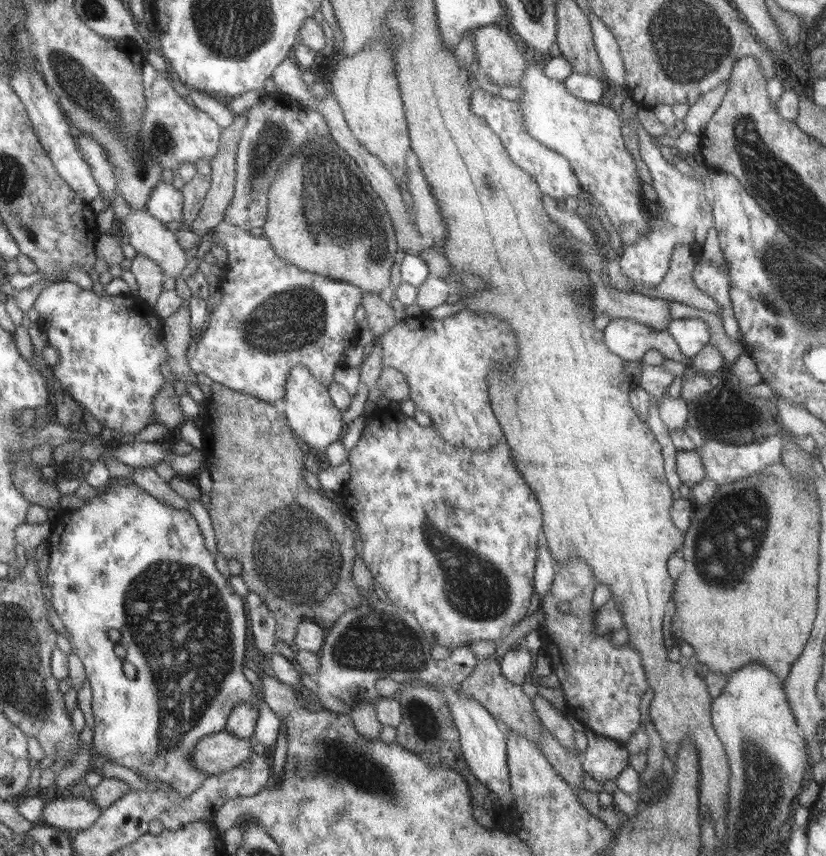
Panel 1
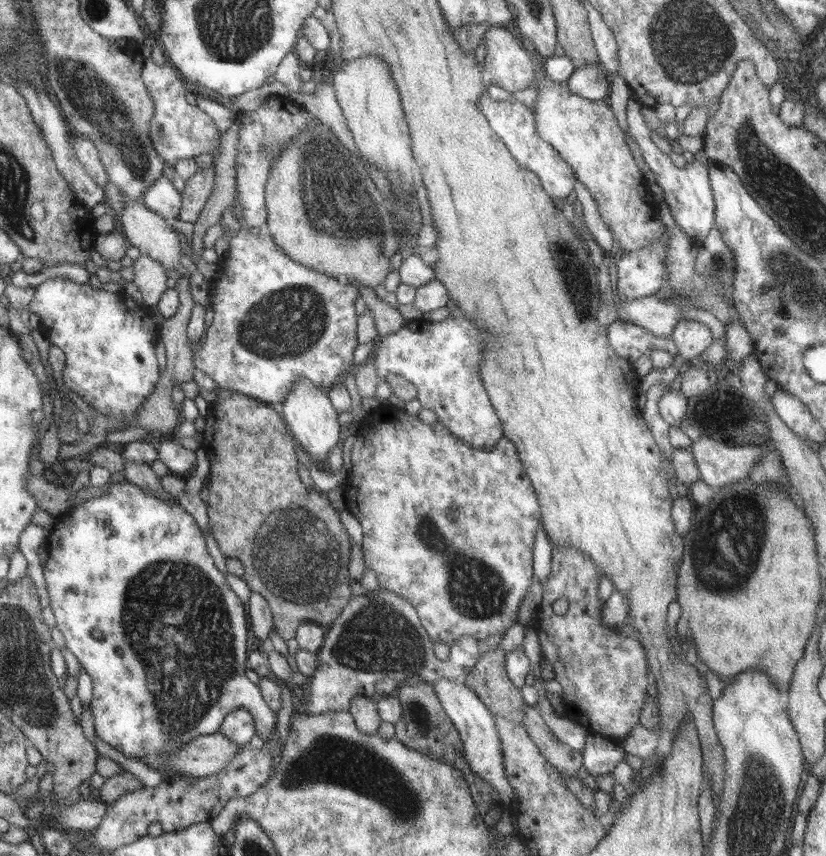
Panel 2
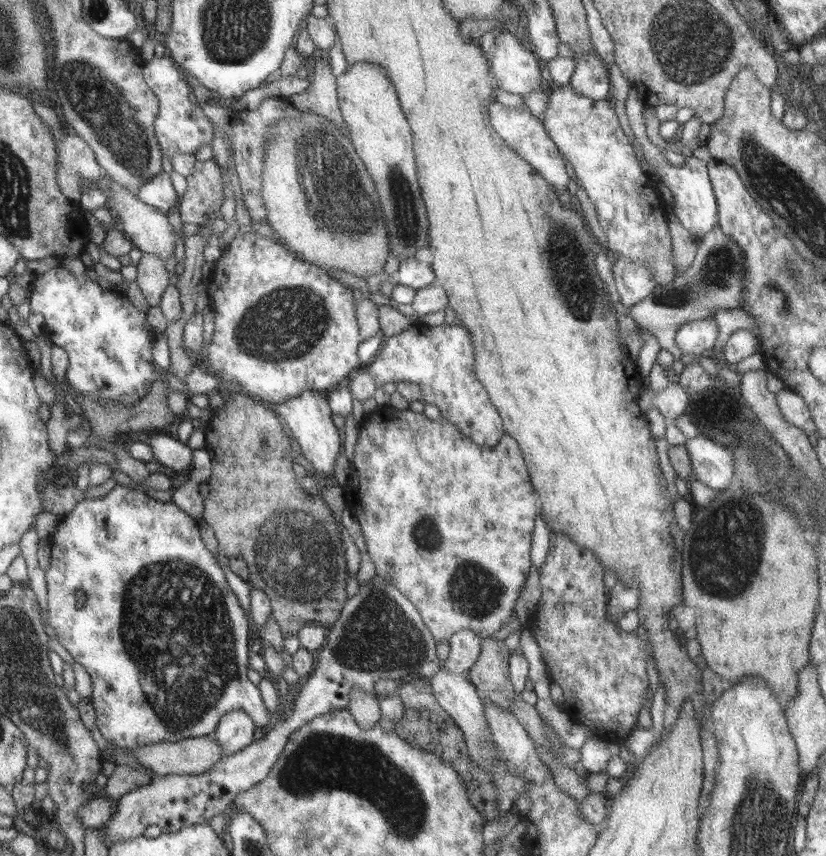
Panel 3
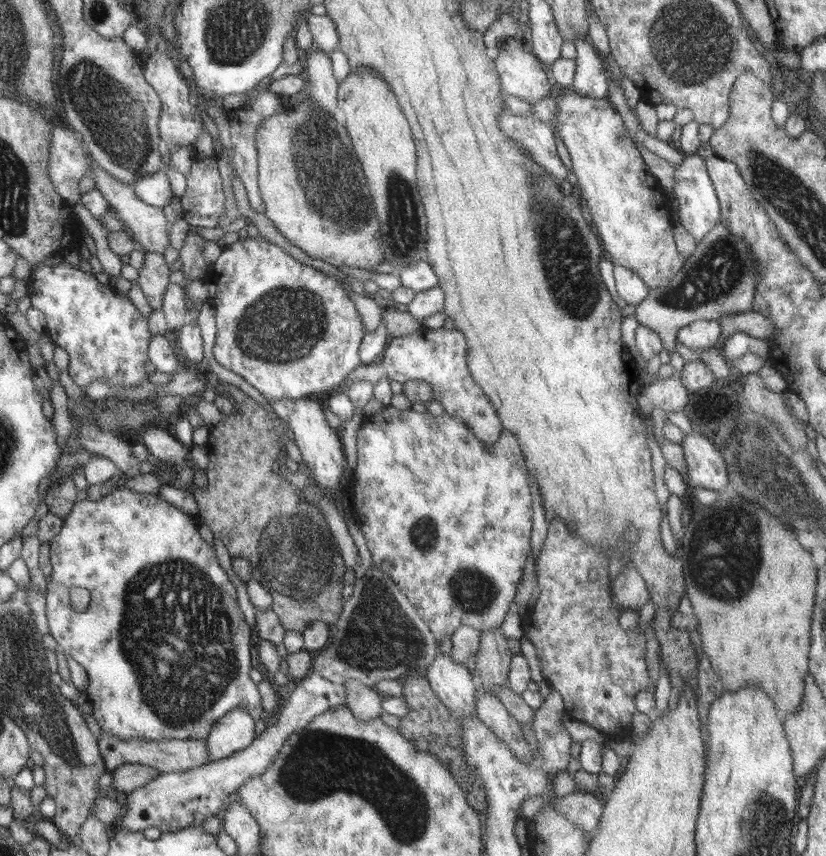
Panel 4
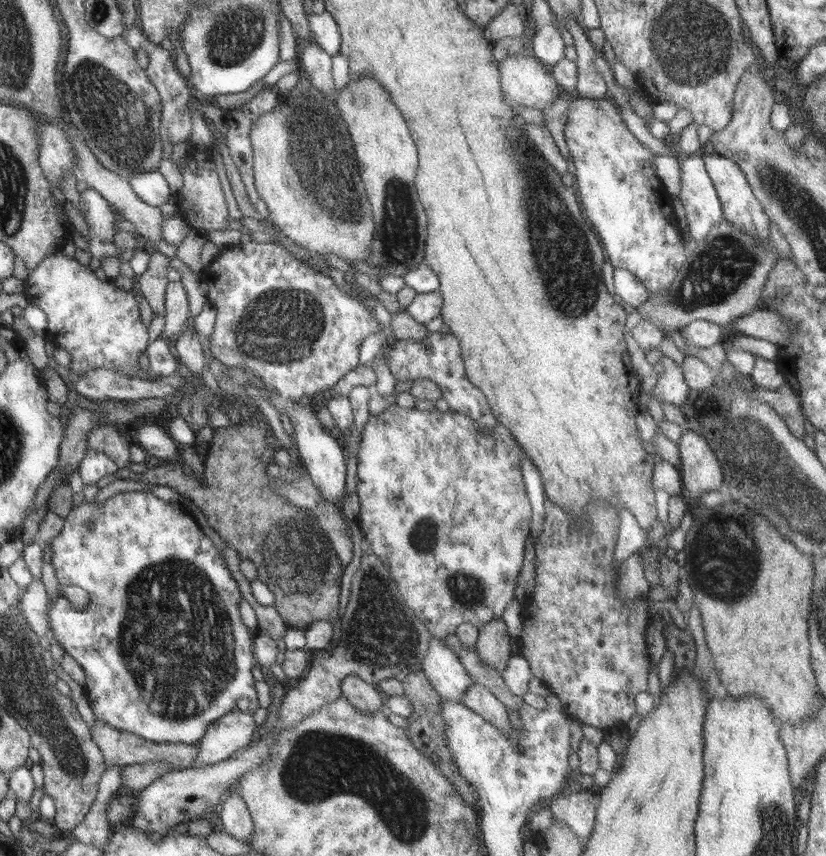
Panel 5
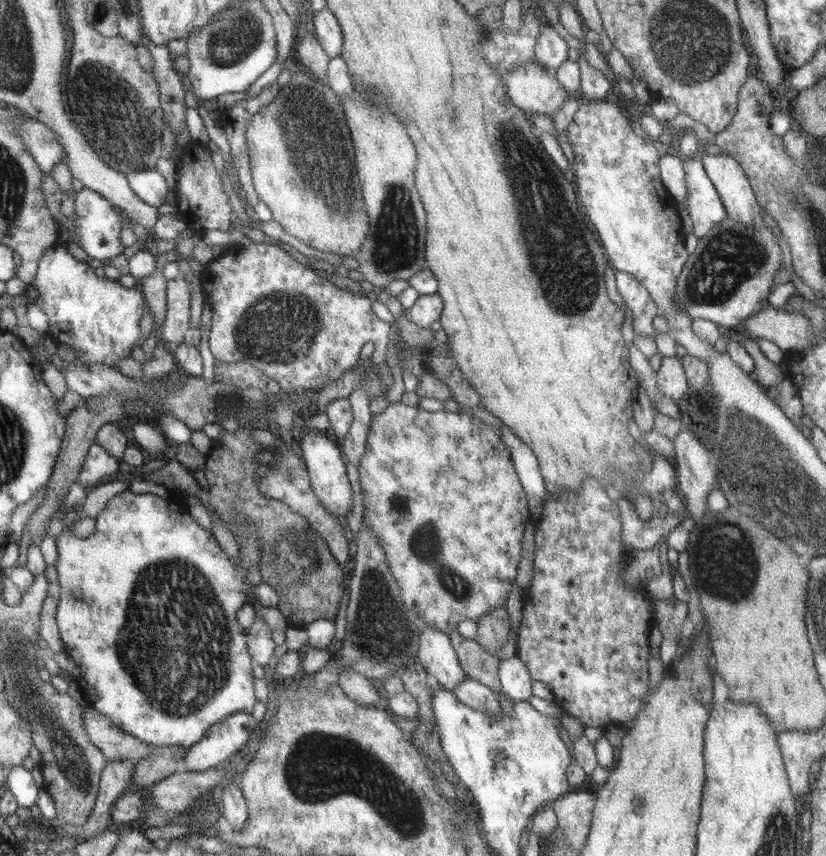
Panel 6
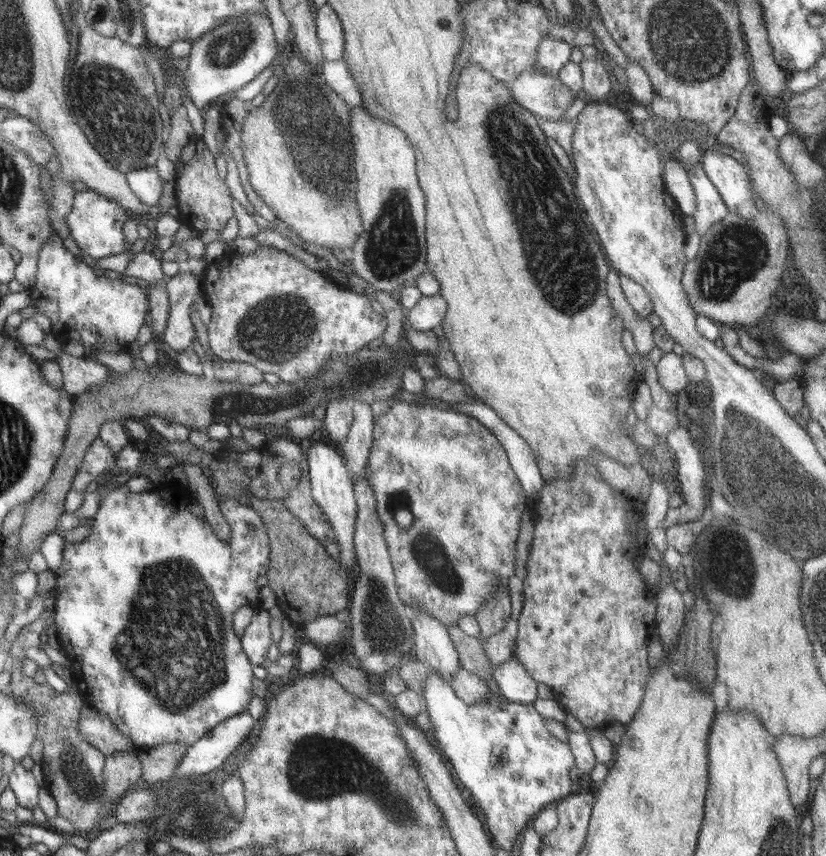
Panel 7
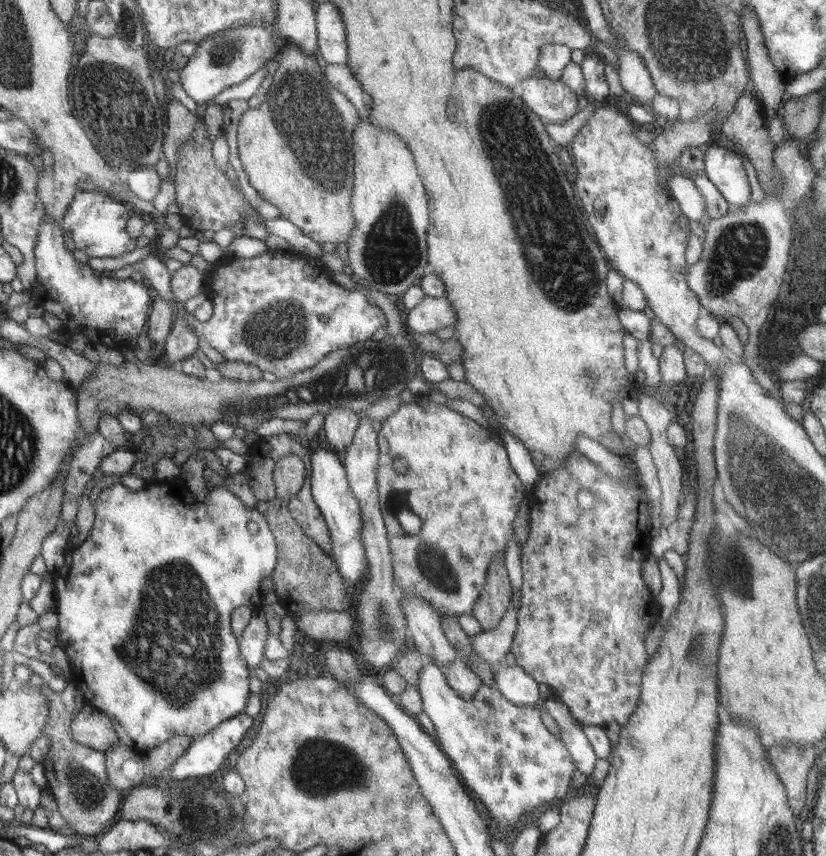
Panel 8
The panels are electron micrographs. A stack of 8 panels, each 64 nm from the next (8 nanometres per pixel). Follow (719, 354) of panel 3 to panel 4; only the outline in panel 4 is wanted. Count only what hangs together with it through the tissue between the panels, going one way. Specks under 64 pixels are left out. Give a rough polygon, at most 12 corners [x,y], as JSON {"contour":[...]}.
{"contour":[[752,310],[724,316],[724,337],[744,332],[770,341],[776,325]]}

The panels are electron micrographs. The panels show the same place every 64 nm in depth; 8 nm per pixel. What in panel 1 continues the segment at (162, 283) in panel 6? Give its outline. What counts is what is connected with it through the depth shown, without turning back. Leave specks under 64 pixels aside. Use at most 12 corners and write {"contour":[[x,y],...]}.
{"contour":[[137,253],[130,270],[138,298],[151,306],[165,290],[162,268]]}

